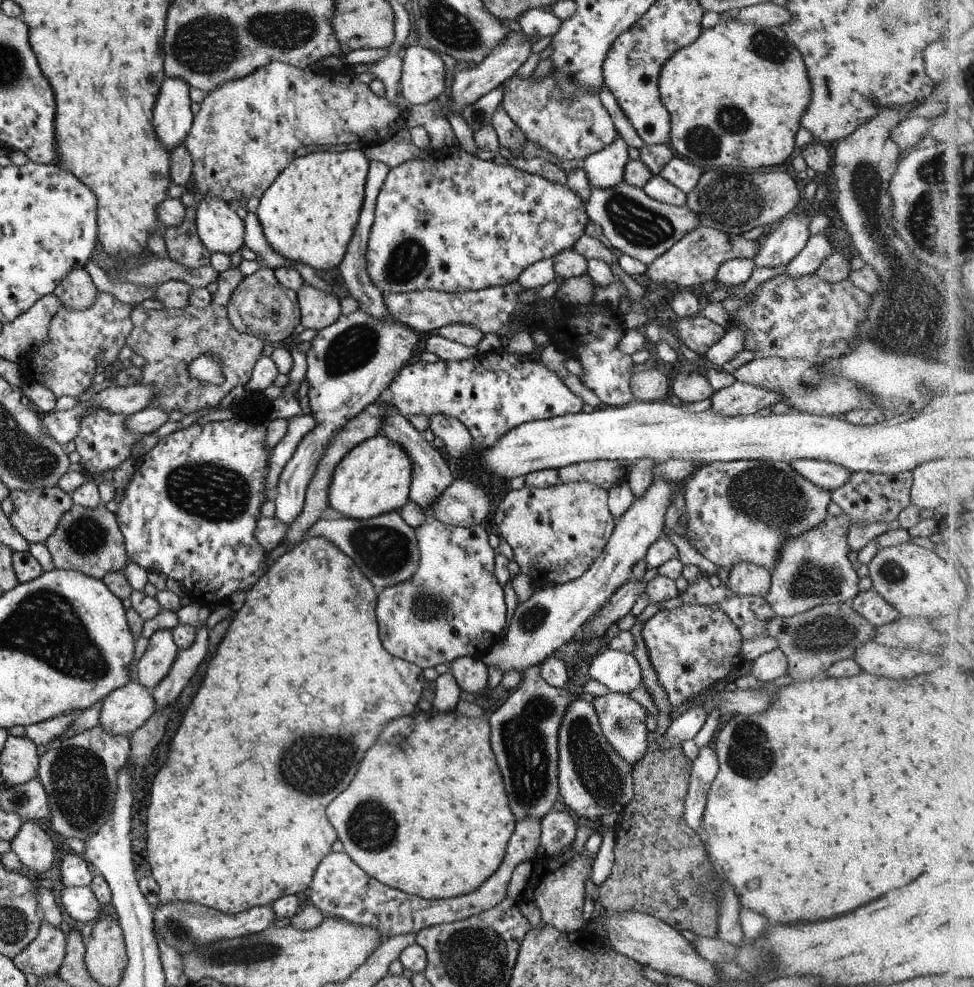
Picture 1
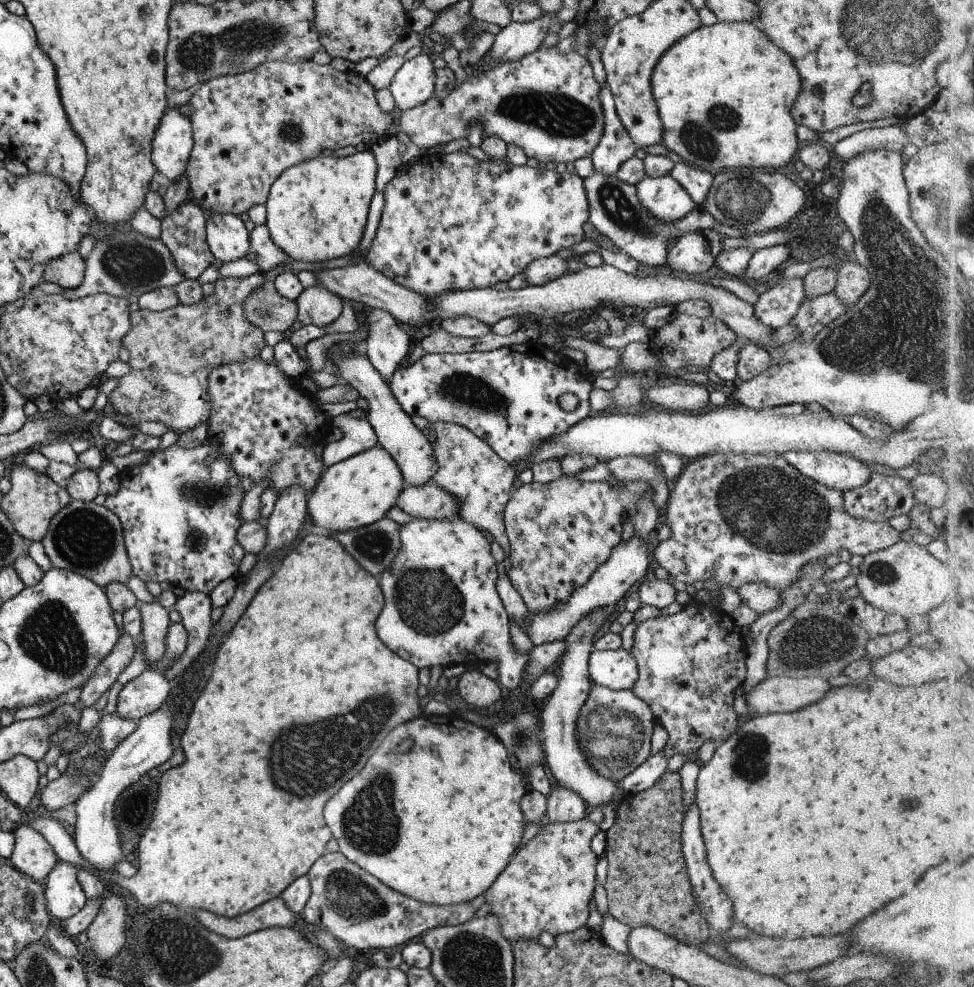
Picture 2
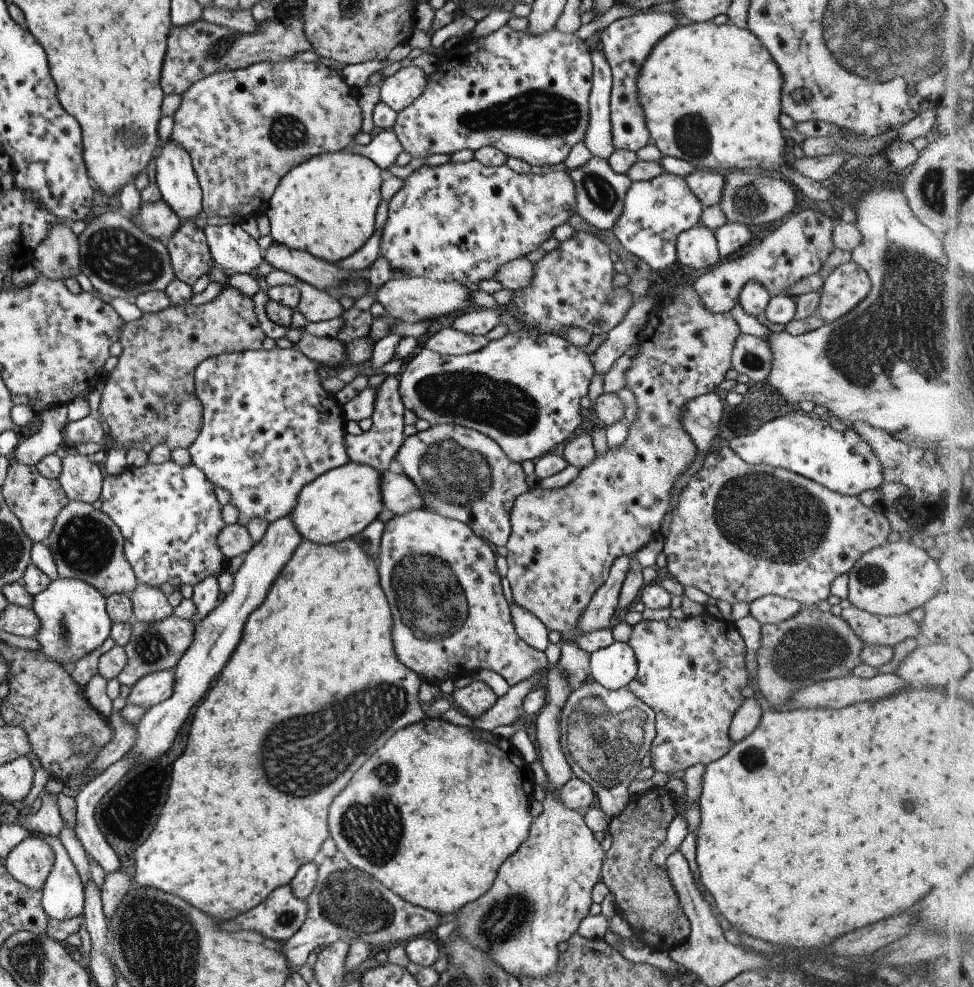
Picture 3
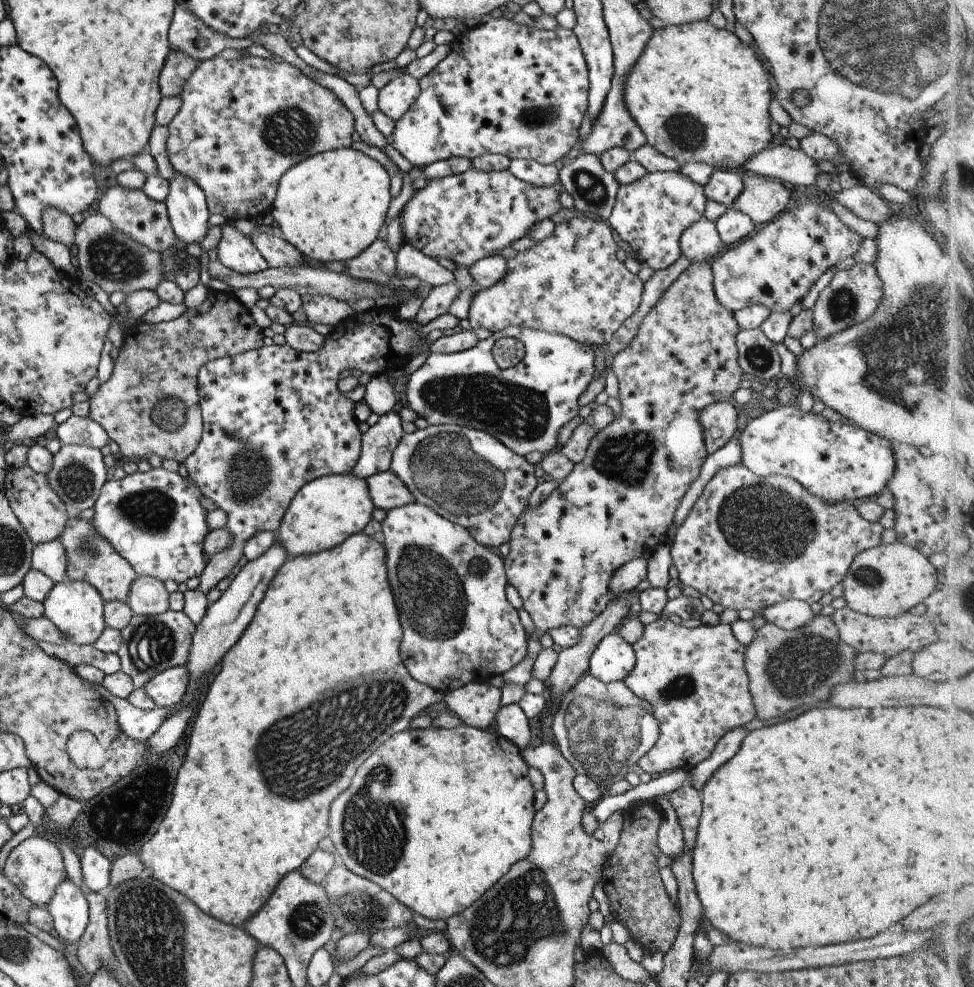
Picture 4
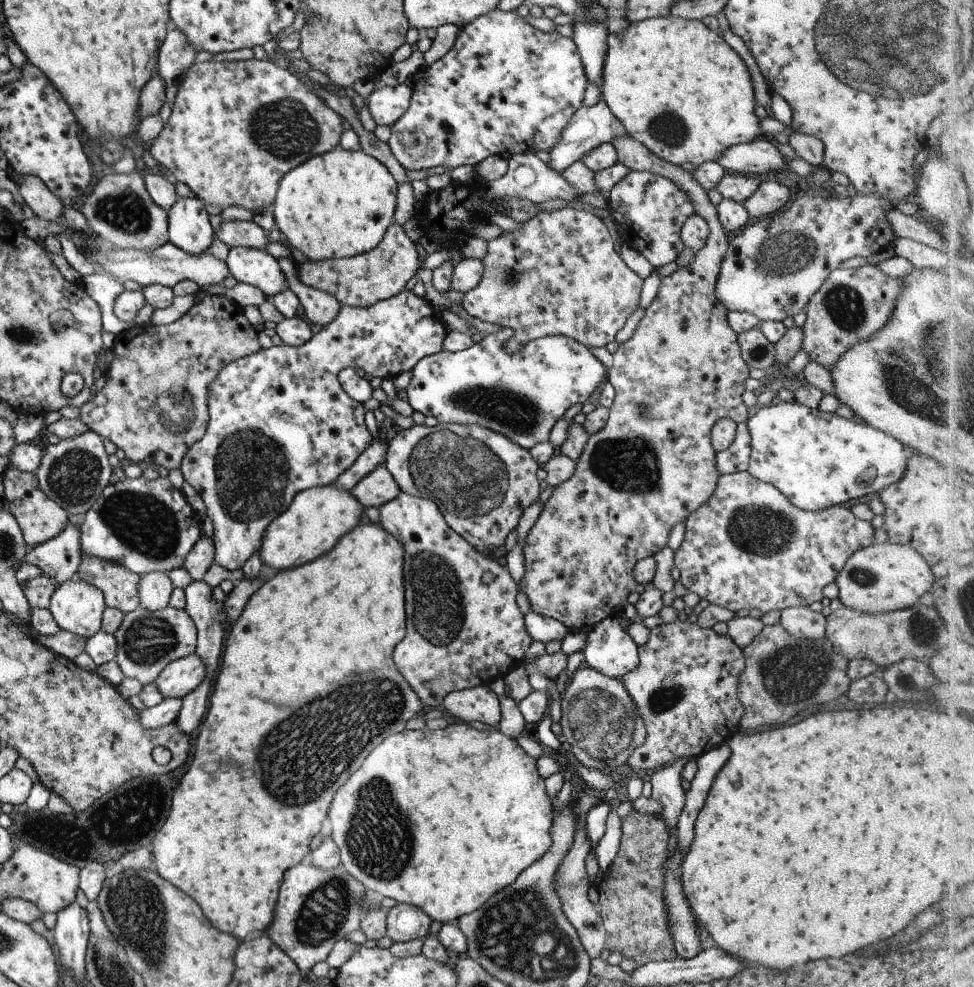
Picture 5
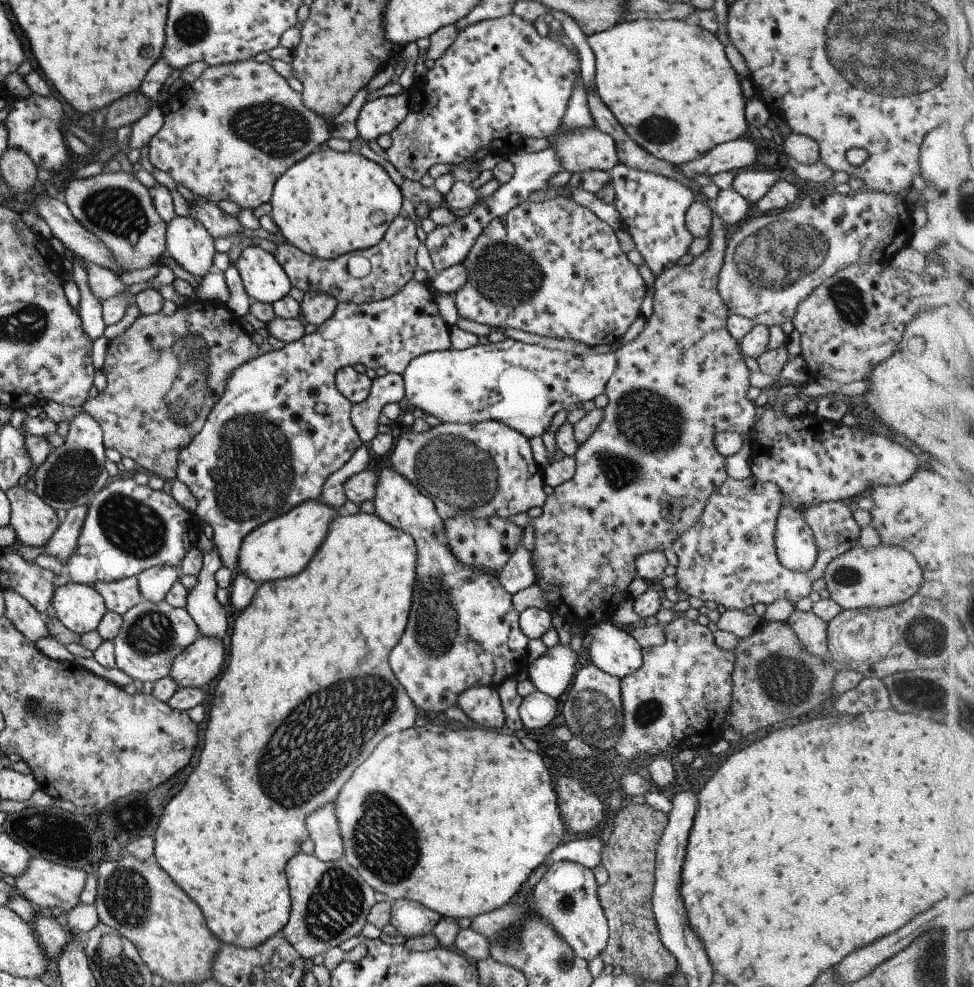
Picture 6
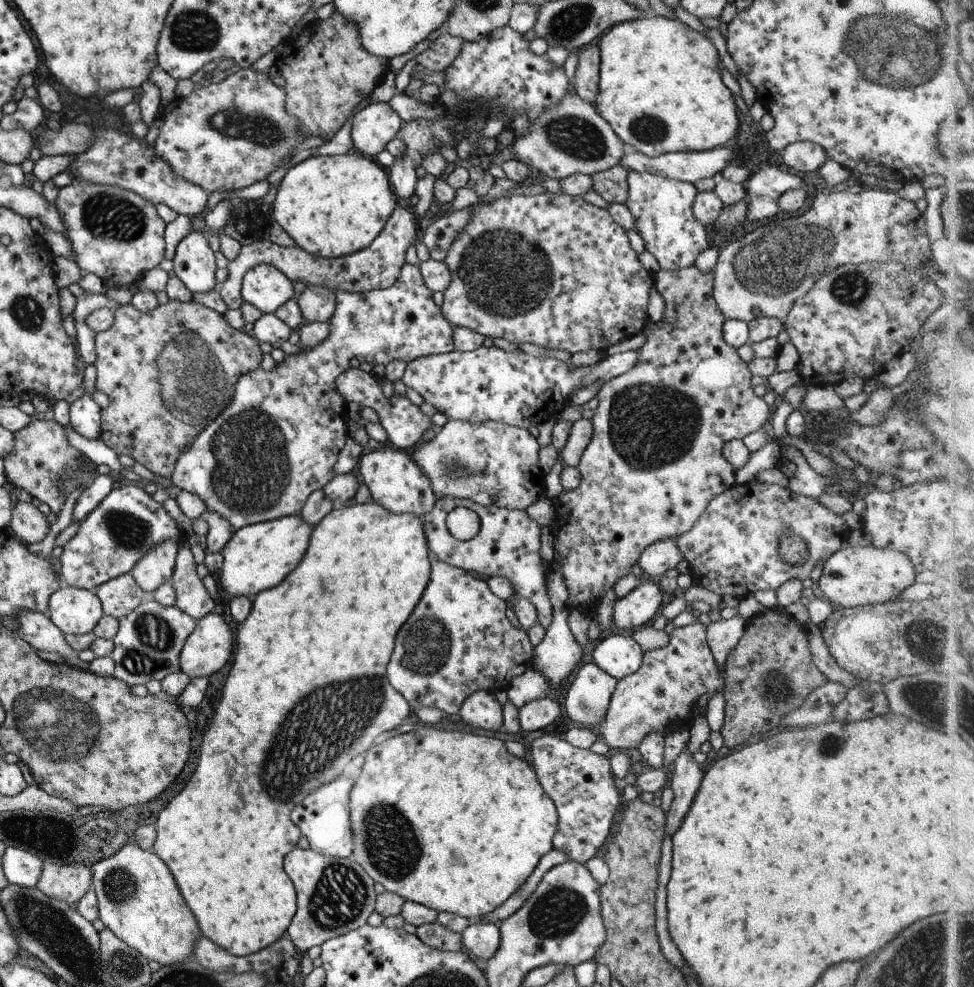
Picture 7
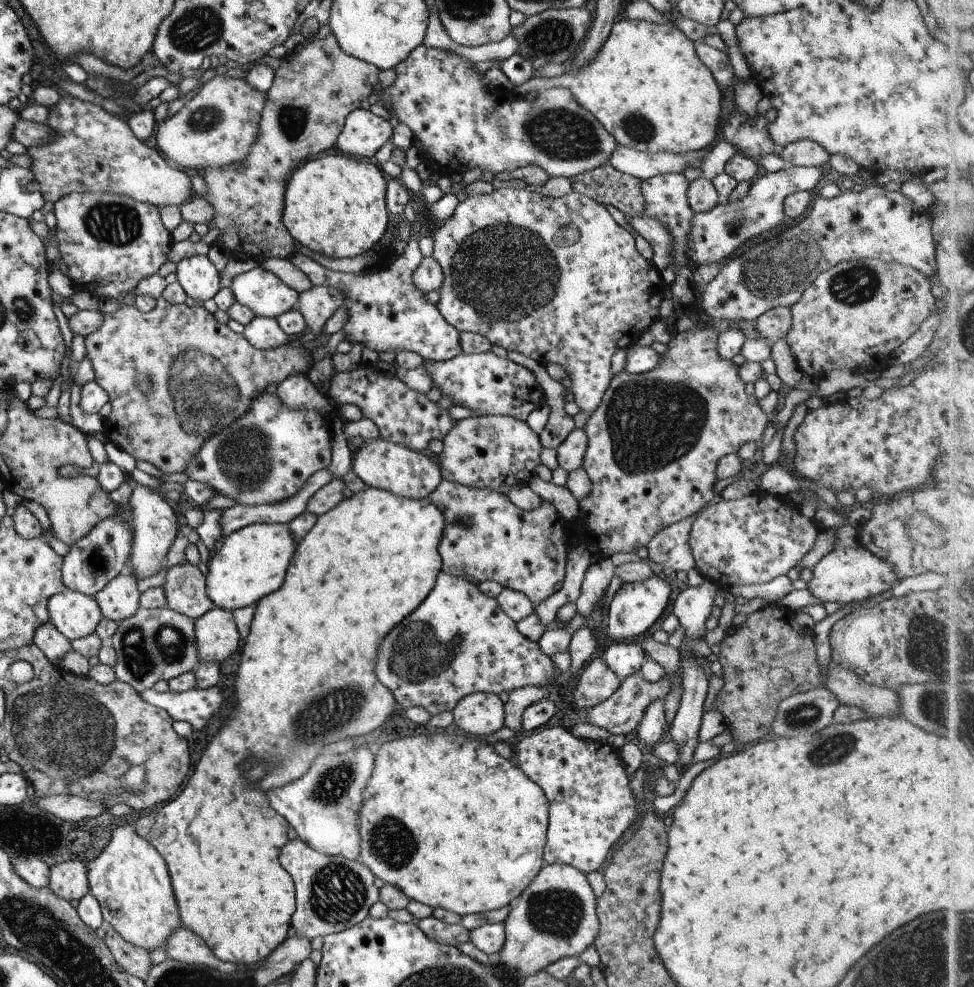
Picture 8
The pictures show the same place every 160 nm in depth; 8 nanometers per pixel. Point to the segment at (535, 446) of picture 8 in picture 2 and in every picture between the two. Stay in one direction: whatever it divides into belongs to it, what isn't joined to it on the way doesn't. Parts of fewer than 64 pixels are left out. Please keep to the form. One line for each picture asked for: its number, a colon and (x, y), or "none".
2: (465, 466)
3: (460, 474)
4: (465, 475)
5: (480, 481)
6: (481, 470)
7: (491, 464)

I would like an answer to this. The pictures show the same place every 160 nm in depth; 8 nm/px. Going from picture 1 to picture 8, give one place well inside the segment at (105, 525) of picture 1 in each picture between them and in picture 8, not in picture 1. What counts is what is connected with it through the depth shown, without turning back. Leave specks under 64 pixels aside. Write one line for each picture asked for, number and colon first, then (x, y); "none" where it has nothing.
2: (83, 538)
3: (85, 545)
4: (89, 557)
5: (118, 585)
6: (118, 596)
7: (119, 596)
8: (118, 599)

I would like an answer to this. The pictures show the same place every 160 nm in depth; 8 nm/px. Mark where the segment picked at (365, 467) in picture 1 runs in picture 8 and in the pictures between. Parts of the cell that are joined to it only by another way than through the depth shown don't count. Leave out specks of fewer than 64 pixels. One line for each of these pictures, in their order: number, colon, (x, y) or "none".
2: (357, 491)
3: (340, 503)
4: (325, 511)
5: (317, 517)
6: (280, 547)
7: (258, 556)
8: (252, 561)

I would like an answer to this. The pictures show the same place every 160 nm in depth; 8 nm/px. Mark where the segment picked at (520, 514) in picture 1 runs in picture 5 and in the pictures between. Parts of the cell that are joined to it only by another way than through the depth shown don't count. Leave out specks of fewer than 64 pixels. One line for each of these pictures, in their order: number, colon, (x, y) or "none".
2: (558, 533)
3: (562, 542)
4: (616, 504)
5: (651, 464)

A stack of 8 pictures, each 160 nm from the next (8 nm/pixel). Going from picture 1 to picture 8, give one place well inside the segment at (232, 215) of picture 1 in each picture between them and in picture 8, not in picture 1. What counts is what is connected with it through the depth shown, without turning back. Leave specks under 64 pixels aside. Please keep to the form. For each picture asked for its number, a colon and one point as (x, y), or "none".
2: (225, 235)
3: (231, 248)
4: (235, 251)
5: (256, 267)
6: (261, 277)
7: (263, 286)
8: (264, 294)

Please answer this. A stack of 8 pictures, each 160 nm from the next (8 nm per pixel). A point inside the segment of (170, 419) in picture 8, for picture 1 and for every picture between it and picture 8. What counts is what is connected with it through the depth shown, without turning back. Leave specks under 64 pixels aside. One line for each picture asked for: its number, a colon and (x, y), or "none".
1: (168, 340)
2: (171, 352)
3: (148, 397)
4: (149, 405)
5: (152, 406)
6: (164, 372)
7: (167, 373)

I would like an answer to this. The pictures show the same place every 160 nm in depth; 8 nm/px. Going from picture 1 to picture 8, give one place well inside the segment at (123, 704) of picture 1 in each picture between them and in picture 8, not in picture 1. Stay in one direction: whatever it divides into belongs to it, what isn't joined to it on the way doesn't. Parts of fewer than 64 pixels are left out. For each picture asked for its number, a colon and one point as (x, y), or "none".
2: (142, 695)
3: (152, 689)
4: (165, 689)
5: (179, 677)
6: (196, 665)
7: (208, 647)
8: (216, 637)

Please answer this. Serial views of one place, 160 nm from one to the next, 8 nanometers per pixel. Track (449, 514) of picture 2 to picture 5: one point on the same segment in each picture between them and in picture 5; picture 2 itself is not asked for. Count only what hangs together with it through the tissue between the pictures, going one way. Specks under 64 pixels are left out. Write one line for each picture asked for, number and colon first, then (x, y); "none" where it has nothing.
3: (398, 494)
4: (386, 491)
5: (378, 487)

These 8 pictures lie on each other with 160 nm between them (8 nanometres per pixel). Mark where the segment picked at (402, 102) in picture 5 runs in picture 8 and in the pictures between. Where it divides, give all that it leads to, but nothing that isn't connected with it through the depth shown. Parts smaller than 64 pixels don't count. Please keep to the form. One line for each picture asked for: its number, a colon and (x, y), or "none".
6: (378, 116)
7: (375, 125)
8: (363, 133)

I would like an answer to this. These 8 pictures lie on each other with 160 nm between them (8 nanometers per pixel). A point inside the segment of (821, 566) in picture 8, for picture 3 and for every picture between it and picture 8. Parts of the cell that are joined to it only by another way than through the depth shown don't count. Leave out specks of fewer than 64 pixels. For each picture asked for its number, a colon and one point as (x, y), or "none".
3: (896, 578)
4: (884, 581)
5: (881, 578)
6: (876, 577)
7: (852, 576)

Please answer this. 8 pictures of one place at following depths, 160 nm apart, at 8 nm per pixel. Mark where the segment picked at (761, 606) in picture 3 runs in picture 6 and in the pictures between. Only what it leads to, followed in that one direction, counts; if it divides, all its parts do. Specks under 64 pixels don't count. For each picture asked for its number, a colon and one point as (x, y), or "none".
4: (790, 614)
5: (799, 621)
6: (810, 630)

